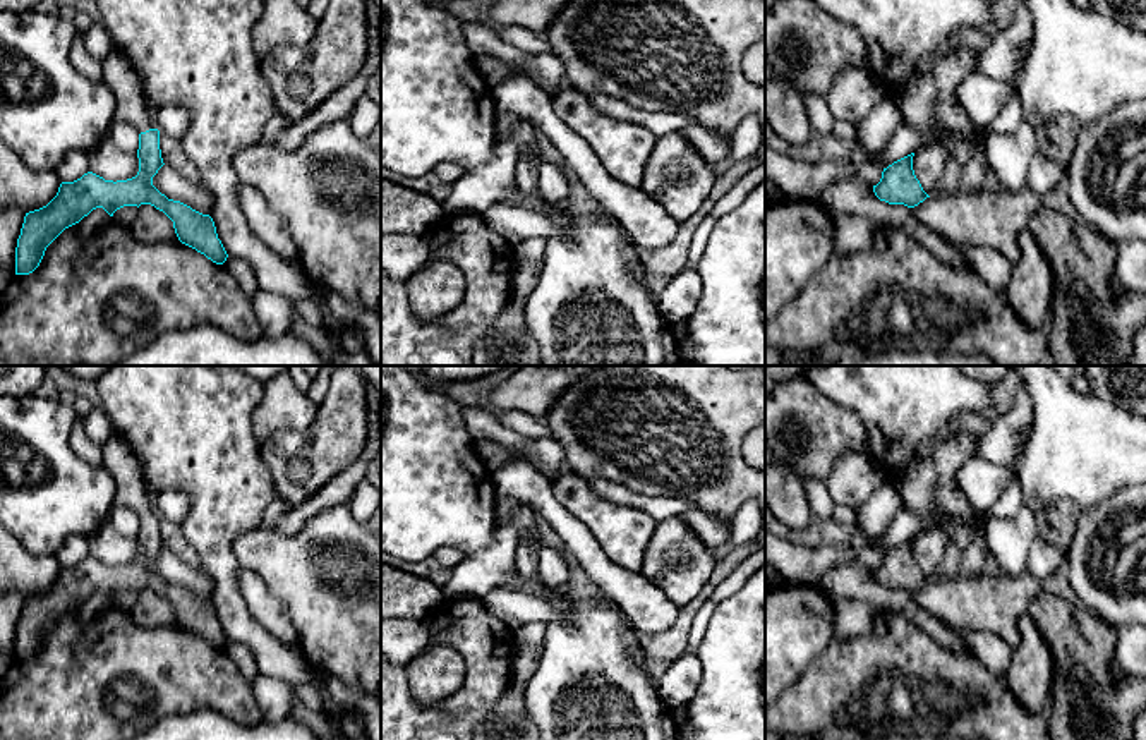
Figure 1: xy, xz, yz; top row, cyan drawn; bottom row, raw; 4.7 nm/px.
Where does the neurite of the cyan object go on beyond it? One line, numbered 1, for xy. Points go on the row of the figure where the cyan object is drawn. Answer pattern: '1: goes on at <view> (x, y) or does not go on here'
1: goes on at xy (132, 107)

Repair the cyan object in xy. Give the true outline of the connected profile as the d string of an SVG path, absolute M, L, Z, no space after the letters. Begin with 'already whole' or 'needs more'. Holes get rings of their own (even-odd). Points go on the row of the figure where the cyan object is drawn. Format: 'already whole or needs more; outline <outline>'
needs more; outline M117 50L100 62L98 77L115 94L115 120L134 125L139 132L139 172L127 180L105 180L87 172L74 182L62 182L57 196L43 208L26 213L15 247L15 275L33 273L46 247L69 227L79 223L93 209L103 208L110 216L124 206L151 204L172 221L178 240L204 254L216 264L228 258L218 239L214 221L190 206L168 199L153 185L153 177L165 165L160 149L151 103L142 81Z

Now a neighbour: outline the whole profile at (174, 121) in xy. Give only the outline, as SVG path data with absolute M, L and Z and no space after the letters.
M158 106L154 122L160 130L180 139L189 127L189 112L180 106Z

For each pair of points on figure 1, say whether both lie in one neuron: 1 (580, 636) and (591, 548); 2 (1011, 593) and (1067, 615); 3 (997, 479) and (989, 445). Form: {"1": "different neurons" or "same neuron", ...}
{"1": "different neurons", "2": "different neurons", "3": "different neurons"}

